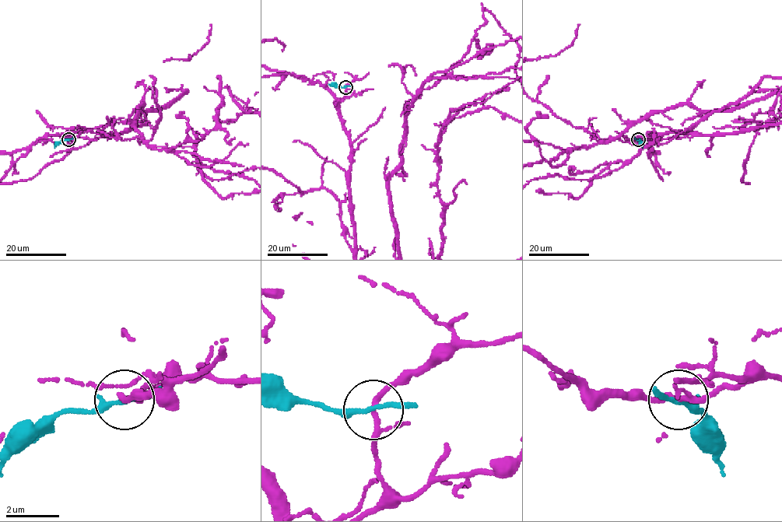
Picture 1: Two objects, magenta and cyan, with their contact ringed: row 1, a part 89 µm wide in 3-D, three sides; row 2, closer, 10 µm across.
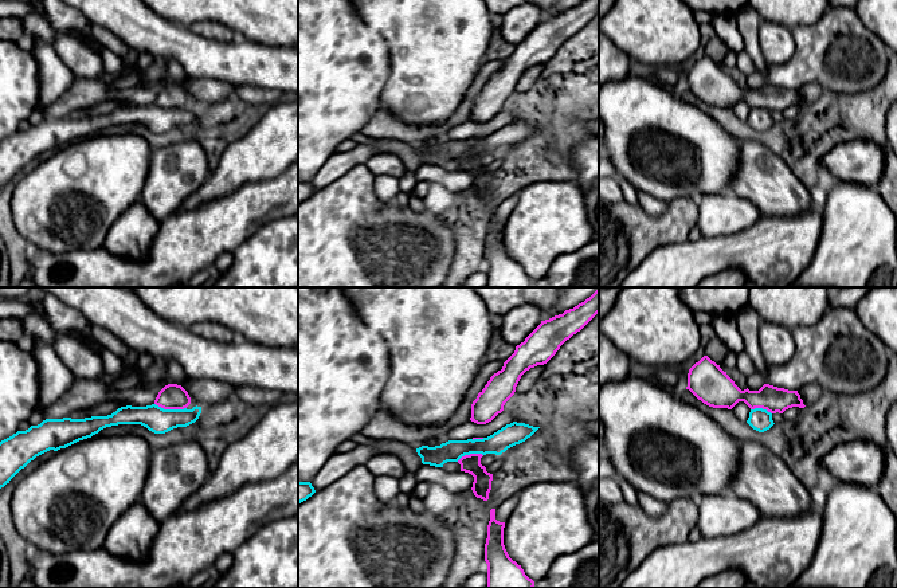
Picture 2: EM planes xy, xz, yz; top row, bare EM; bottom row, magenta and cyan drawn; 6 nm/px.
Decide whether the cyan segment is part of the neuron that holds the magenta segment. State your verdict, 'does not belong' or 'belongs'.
does not belong

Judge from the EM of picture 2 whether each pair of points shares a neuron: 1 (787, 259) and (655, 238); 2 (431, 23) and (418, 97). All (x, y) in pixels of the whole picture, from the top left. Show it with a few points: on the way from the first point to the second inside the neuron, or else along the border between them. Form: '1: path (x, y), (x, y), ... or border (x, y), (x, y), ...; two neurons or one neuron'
1: border (688, 239), (680, 243), (661, 244), (651, 253); two neurons
2: path (431, 42), (431, 71), (429, 78); one neuron

